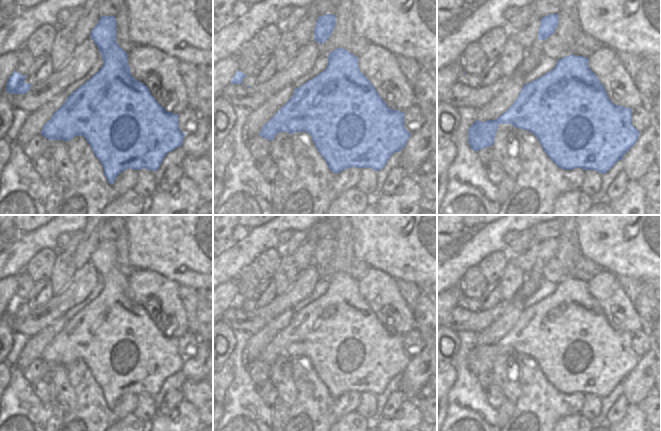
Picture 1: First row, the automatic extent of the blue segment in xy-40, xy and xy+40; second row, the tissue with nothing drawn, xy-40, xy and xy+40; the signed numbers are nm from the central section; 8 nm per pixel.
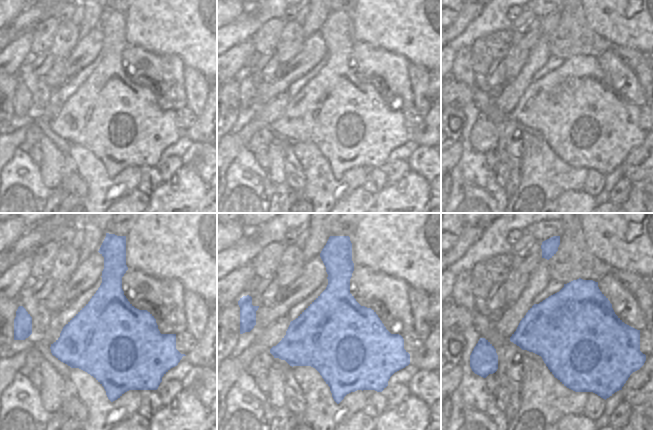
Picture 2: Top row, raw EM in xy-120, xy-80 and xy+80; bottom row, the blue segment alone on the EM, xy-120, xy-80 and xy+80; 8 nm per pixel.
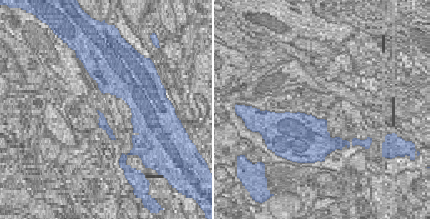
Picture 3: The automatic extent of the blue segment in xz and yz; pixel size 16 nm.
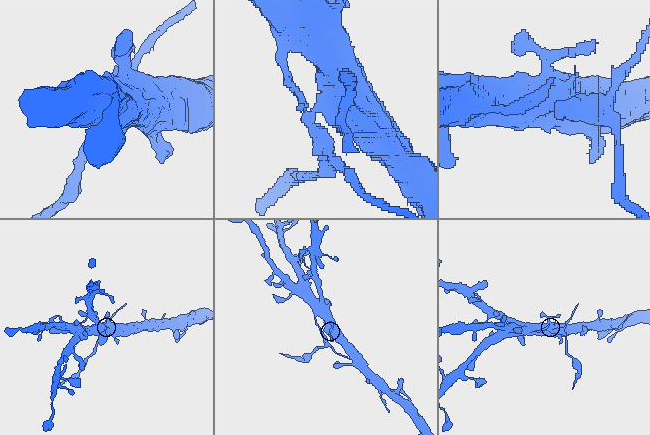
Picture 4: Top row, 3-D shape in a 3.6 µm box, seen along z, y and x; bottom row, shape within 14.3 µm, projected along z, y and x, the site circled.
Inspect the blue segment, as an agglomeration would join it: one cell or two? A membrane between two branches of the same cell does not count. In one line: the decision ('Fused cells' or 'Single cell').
Fused cells.

